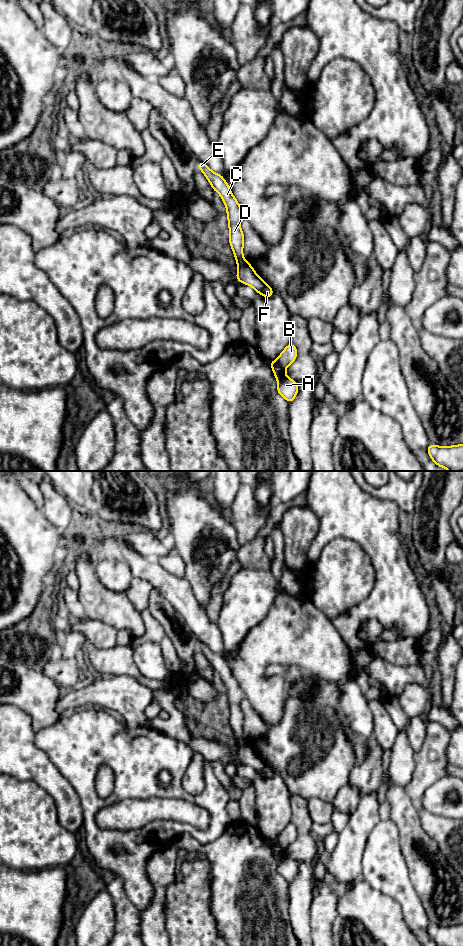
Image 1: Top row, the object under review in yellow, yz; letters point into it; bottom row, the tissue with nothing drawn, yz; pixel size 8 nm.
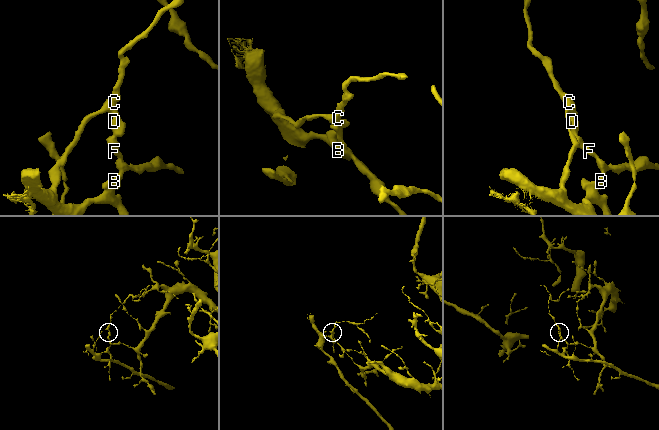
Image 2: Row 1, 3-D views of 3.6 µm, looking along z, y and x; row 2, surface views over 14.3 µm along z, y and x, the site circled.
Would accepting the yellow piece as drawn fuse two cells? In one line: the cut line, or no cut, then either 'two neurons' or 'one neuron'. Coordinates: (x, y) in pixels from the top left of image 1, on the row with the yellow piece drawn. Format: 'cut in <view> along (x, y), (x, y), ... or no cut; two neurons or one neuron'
cut in yz along (276, 360), (284, 370); two neurons

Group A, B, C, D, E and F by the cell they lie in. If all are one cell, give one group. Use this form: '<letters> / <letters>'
A C D E / B F

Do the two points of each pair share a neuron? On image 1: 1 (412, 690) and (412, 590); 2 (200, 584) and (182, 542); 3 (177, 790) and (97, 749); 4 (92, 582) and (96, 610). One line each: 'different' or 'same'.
1: different
2: same
3: same
4: same

